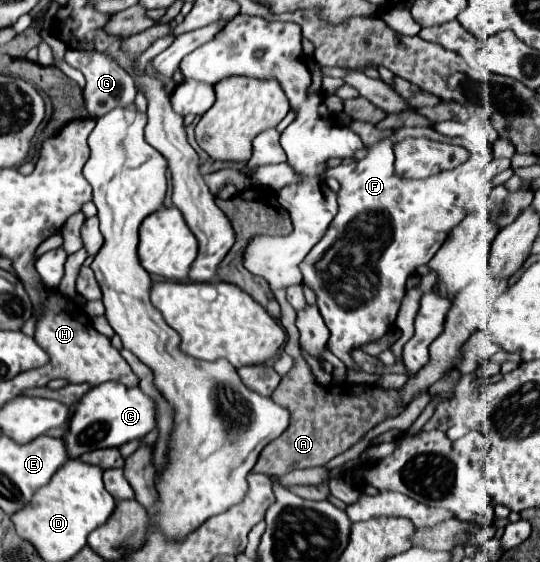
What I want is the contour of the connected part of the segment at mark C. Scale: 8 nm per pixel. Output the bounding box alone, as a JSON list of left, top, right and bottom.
[64,382,158,458]

